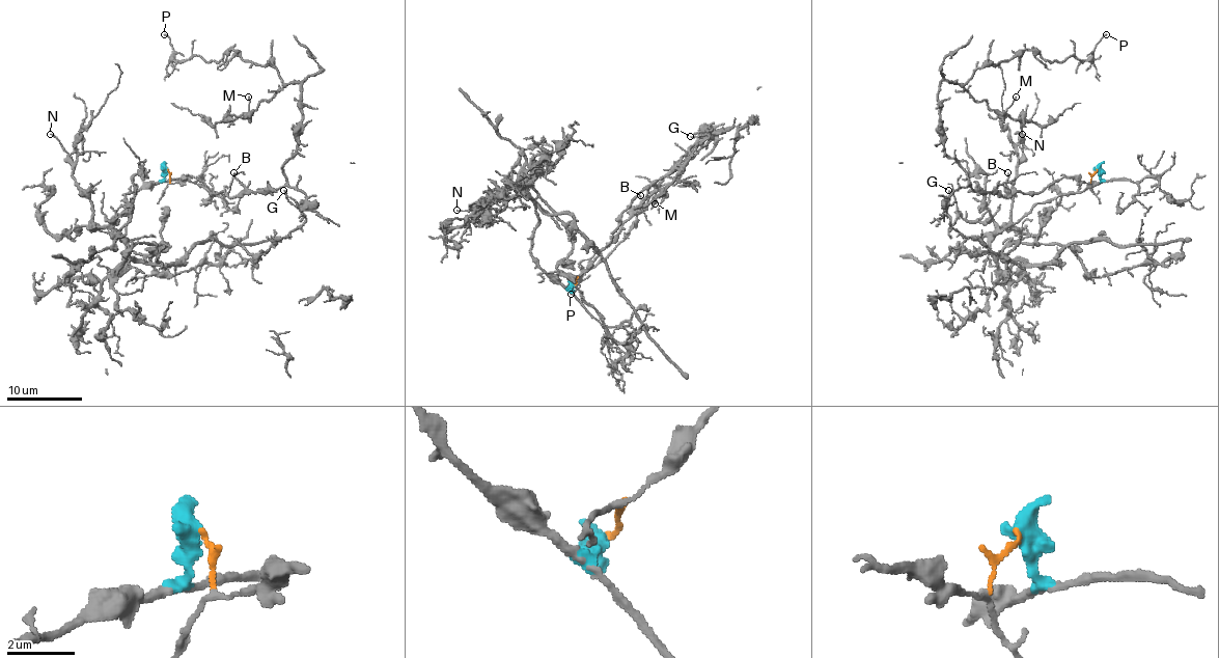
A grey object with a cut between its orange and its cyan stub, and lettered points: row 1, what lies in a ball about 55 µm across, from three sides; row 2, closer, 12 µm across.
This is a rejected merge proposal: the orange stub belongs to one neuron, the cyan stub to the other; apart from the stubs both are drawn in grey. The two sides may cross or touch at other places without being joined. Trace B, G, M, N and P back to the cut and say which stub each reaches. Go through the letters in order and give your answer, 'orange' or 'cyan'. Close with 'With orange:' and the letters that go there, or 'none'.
B: orange
G: orange
M: orange
N: cyan
P: orange
With orange: B, G, M, P

